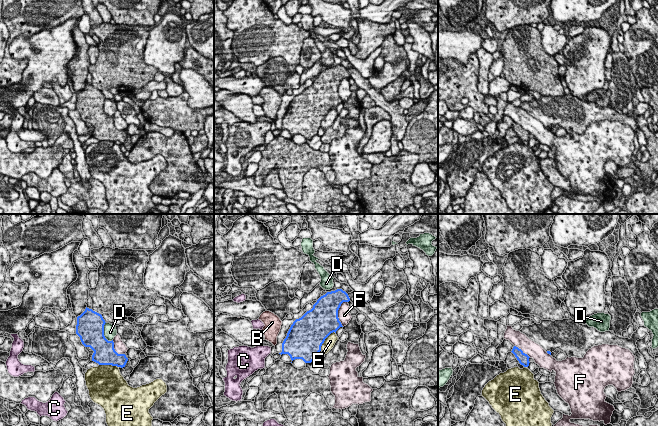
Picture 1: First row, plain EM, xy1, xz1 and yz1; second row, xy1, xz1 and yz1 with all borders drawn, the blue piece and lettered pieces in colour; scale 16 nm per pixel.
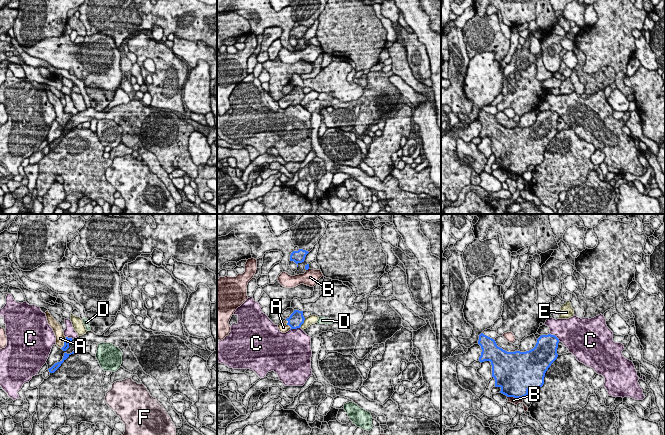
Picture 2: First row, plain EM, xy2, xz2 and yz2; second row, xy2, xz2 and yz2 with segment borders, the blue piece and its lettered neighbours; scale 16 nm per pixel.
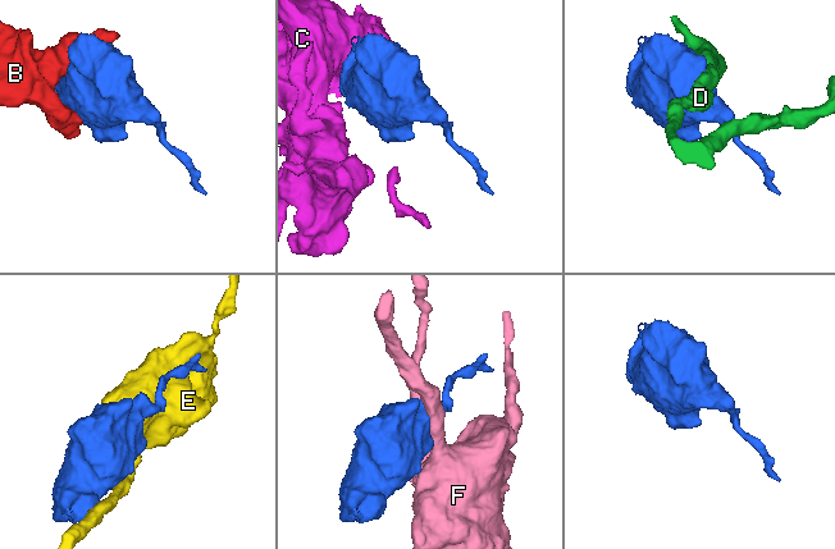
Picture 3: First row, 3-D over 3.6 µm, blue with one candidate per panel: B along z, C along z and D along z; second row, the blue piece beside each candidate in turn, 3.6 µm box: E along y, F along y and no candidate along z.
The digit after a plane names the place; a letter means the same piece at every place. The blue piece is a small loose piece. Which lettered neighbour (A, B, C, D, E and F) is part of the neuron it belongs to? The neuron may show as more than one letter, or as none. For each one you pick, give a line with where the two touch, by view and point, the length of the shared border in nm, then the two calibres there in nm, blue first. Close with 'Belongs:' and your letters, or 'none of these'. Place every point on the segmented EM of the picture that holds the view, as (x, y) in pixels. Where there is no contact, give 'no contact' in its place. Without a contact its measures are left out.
A: contact xy2 (64, 343); length 200 nm; calibres 100 and 160 nm
Belongs: A

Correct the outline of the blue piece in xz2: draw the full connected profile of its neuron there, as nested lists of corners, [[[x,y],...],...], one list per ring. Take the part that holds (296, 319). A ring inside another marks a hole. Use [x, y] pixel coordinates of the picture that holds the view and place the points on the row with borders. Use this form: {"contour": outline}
{"contour": [[[294,310],[294,312],[287,318],[284,322],[278,325],[280,332],[286,333],[290,329],[297,329],[300,328],[301,325],[304,323],[304,316],[303,311]]]}

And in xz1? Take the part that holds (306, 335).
{"contour": [[[342,289],[321,296],[311,310],[293,322],[279,354],[288,354],[292,361],[302,359],[305,363],[317,359],[325,339],[343,327],[338,310],[343,302],[349,301],[348,294]]]}

